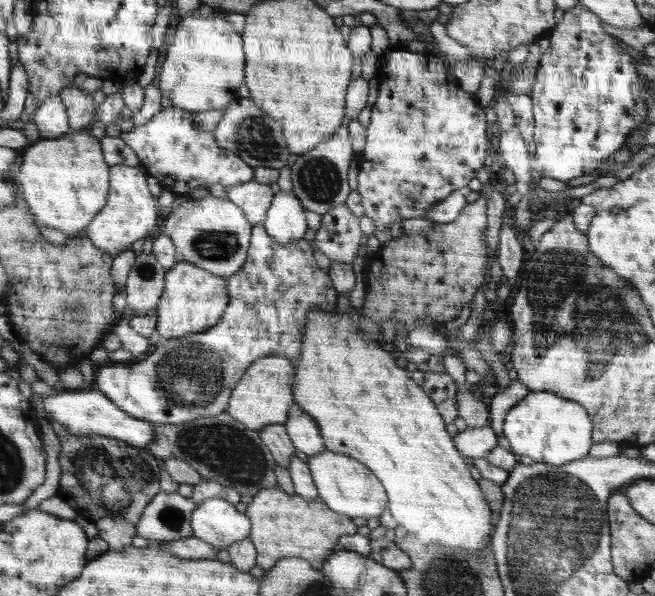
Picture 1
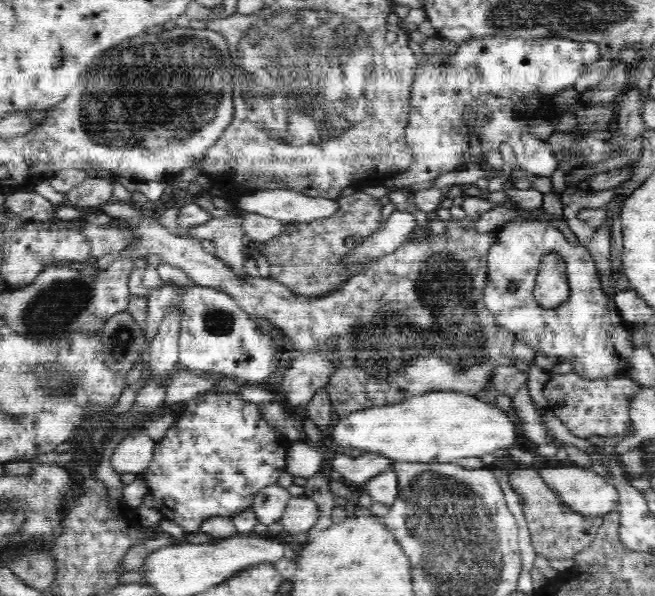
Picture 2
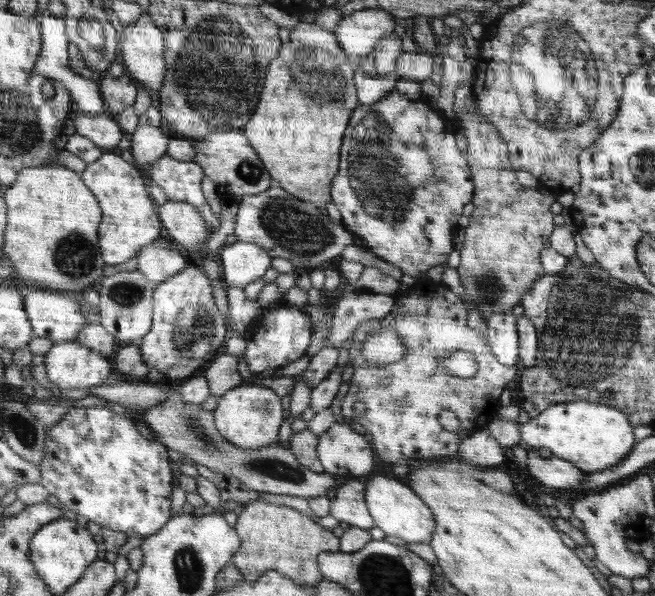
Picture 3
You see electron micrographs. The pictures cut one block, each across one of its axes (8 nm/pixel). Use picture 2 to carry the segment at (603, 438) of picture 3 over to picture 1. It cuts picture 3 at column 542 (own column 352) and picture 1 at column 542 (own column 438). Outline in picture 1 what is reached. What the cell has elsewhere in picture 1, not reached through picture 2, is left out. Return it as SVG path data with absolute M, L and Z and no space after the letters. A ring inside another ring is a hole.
M531 391L510 408L504 419L503 434L518 456L530 456L536 462L554 466L586 457L595 444L594 422L586 407L548 391Z

